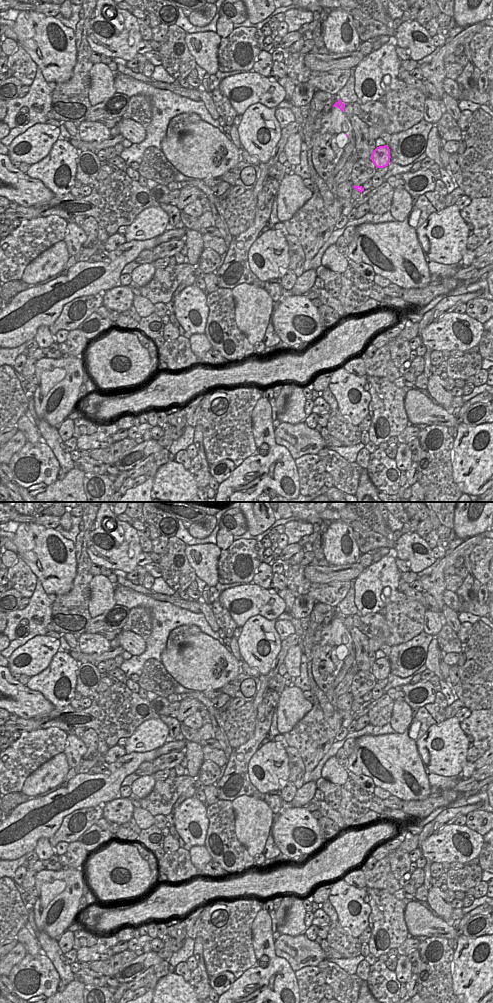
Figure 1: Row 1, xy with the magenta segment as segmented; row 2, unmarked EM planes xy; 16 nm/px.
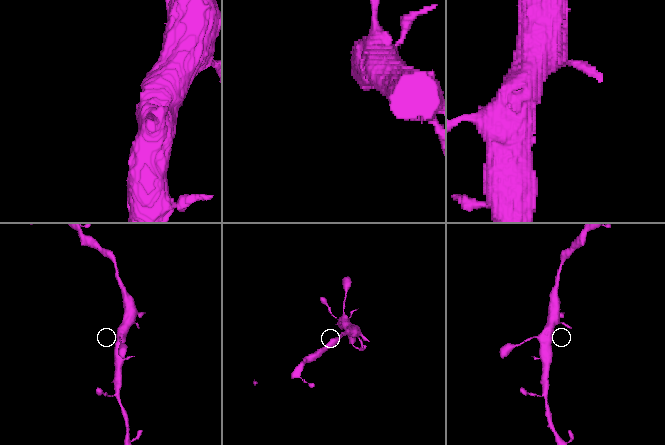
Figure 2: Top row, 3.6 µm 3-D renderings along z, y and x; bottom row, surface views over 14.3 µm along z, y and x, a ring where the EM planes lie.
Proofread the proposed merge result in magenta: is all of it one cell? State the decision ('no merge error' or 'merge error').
no merge error

